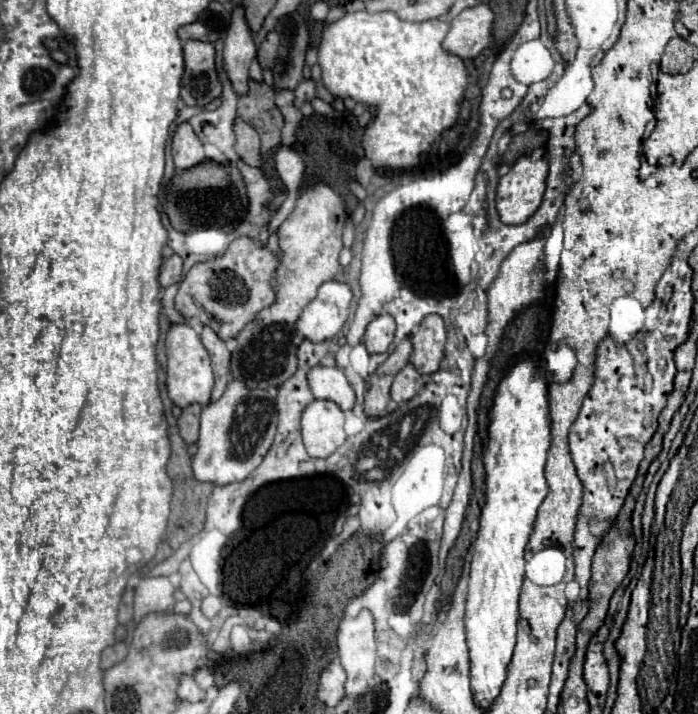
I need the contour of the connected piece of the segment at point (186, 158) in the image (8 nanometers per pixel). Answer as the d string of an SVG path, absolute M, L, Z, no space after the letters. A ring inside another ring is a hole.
M181 124L177 126L175 134L173 134L173 144L171 144L171 154L175 160L175 168L179 172L189 170L193 166L203 164L205 158L205 150L201 140L193 134L193 128L189 124Z

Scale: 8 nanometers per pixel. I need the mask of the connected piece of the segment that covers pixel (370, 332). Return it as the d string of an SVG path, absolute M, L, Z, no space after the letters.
M379 314L365 330L365 338L363 344L367 346L367 350L371 354L379 354L379 352L387 352L389 344L393 342L395 336L395 320L389 314Z

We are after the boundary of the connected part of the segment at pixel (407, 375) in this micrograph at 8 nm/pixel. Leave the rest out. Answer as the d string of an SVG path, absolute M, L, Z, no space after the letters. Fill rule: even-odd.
M407 364L397 376L395 382L391 386L391 398L399 404L399 402L407 402L411 400L421 388L423 388L423 374L413 366Z

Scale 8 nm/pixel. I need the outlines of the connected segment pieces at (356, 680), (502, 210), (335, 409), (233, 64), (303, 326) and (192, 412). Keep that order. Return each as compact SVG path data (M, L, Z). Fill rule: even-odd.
M361 610L357 618L339 624L337 634L339 660L347 672L347 696L361 696L369 688L369 678L375 666L375 622L369 610Z
M521 156L513 164L513 168L505 176L501 176L497 186L497 212L505 224L523 224L535 214L547 188L547 174L549 162L545 158L531 160L529 156Z
M313 400L301 416L301 426L303 426L305 448L313 458L327 458L329 454L333 454L333 450L337 450L347 440L347 434L343 430L345 414L335 402L329 400Z
M233 4L233 24L225 38L223 60L225 60L225 72L239 96L247 92L249 66L255 56L257 56L257 46L253 40L253 32L245 20L245 8L241 4Z
M337 280L325 282L319 288L317 296L303 310L297 322L297 332L305 338L313 338L313 342L337 336L349 318L351 300L353 292L349 284Z
M191 404L187 408L183 408L183 414L179 416L179 430L181 436L185 438L187 444L195 444L199 438L199 414L201 414L201 406L199 404Z

